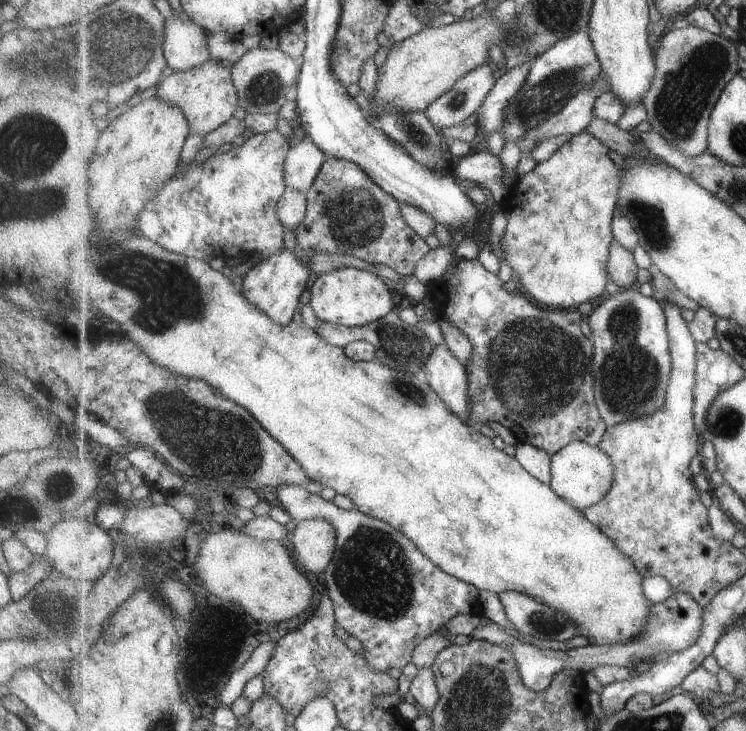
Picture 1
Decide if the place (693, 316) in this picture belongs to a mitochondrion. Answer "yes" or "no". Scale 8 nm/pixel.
no

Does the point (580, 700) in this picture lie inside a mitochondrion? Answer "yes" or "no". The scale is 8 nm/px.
no

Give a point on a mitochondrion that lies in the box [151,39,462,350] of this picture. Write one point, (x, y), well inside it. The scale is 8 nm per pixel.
(353, 214)

